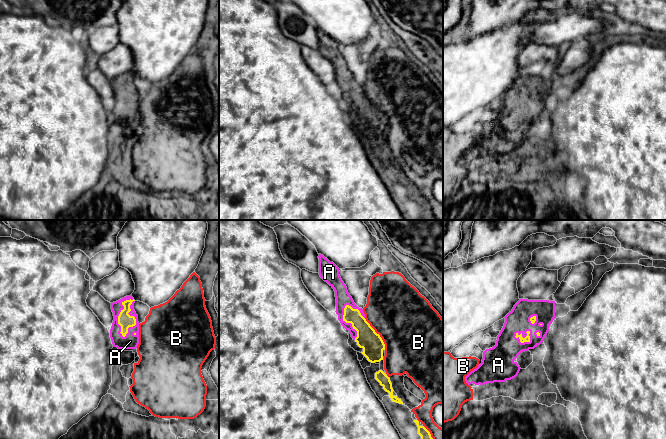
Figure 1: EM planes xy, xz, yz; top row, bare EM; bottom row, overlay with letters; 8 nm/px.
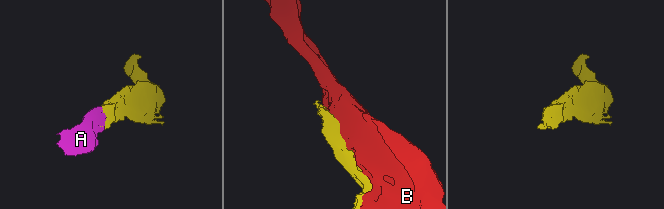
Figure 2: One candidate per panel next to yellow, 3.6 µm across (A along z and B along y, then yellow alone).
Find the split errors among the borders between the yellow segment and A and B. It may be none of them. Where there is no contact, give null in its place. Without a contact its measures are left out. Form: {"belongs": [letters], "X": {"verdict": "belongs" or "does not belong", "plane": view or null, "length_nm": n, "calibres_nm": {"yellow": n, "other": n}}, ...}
{"belongs": ["A"], "A": {"verdict": "belongs", "plane": "xy", "length_nm": 340, "calibres_nm": {"yellow": 110, "other": 120}}, "B": {"verdict": "does not belong", "plane": "xz", "length_nm": 300, "calibres_nm": {"yellow": 170, "other": 480}}}

